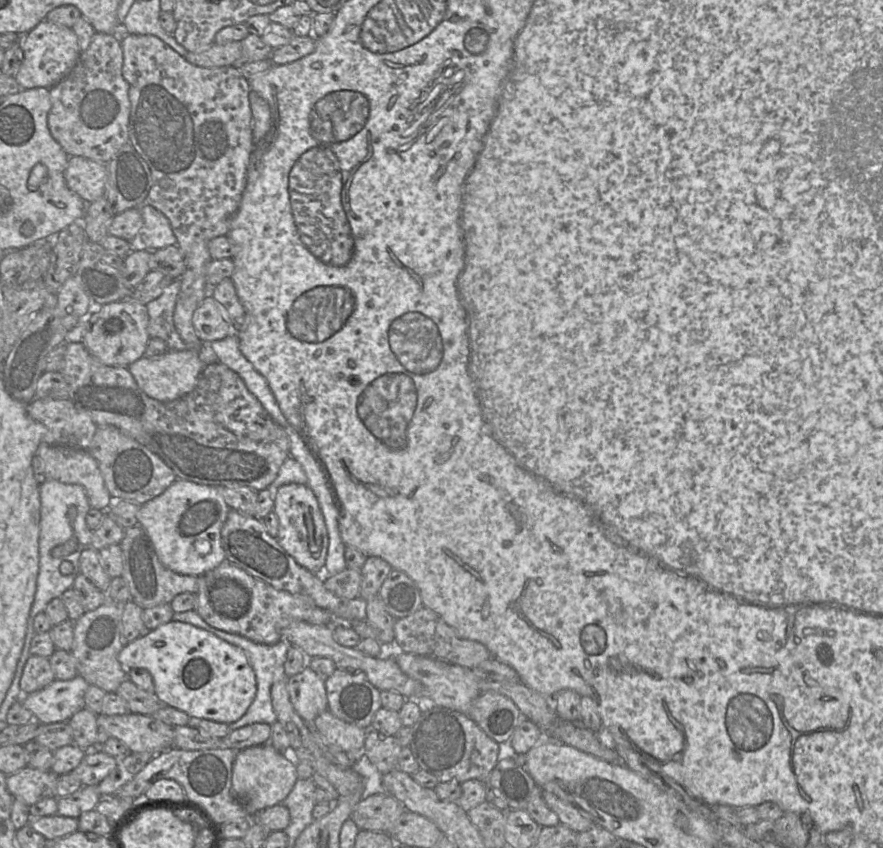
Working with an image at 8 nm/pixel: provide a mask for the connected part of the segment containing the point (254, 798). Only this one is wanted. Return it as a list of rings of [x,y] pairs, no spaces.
[[[269,743],[245,748],[236,754],[232,768],[232,792],[251,816],[282,803],[297,780],[296,762],[289,752],[280,752]]]

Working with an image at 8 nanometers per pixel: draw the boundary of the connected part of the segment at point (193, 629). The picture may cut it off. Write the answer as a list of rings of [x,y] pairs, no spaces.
[[[171,620],[126,644],[118,654],[118,661],[128,672],[144,668],[151,674],[155,694],[164,704],[187,713],[190,717],[231,724],[247,711],[256,695],[256,676],[244,651],[215,634],[192,624]]]

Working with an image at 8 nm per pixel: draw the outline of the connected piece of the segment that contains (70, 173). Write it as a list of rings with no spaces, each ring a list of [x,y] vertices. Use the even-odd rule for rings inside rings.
[[[70,156],[64,178],[67,187],[86,203],[91,203],[106,194],[106,164],[81,156]]]

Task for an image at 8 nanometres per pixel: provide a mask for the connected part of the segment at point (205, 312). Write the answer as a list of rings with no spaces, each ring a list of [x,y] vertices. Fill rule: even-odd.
[[[213,296],[202,300],[194,312],[193,324],[202,342],[220,340],[234,332],[227,310]]]

